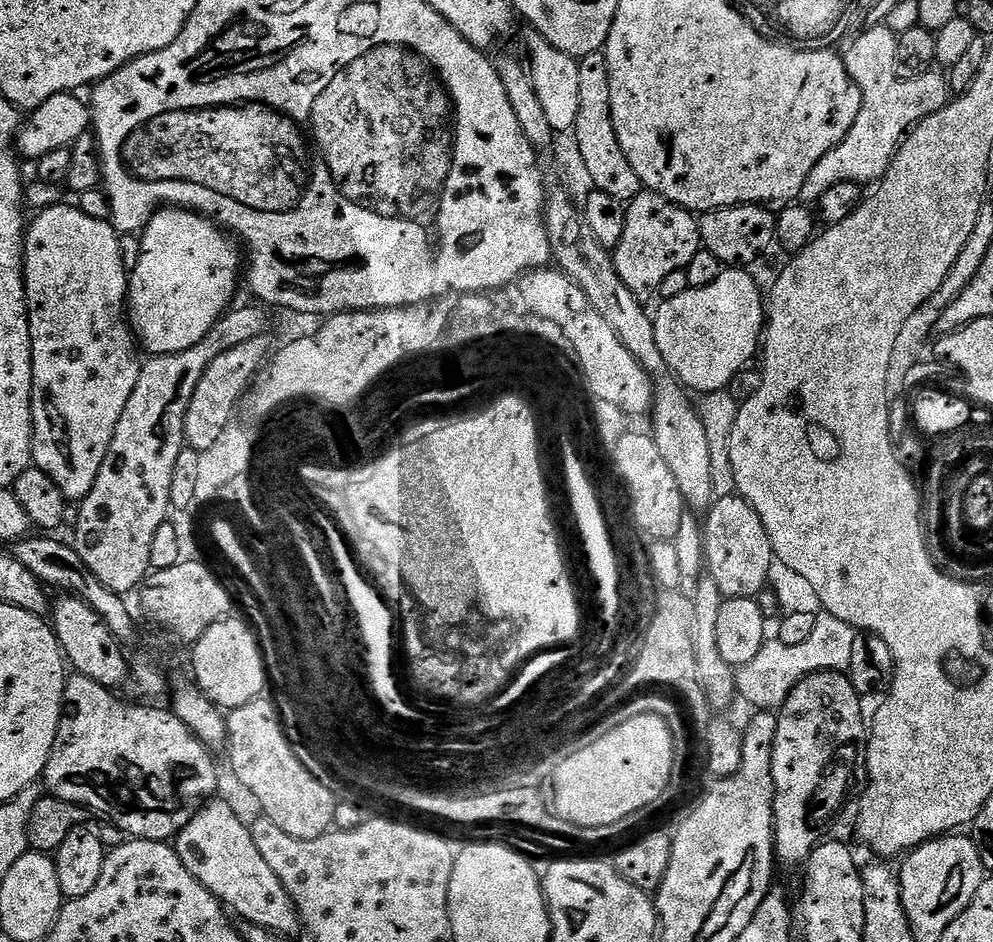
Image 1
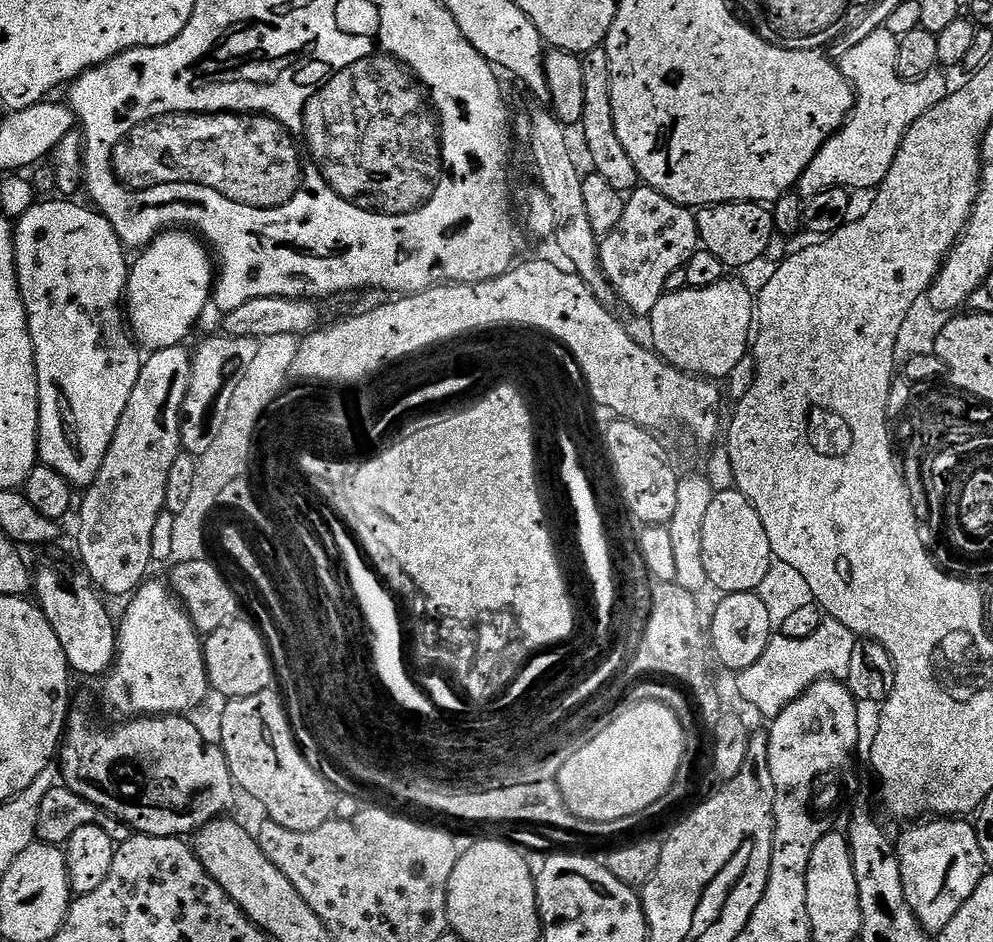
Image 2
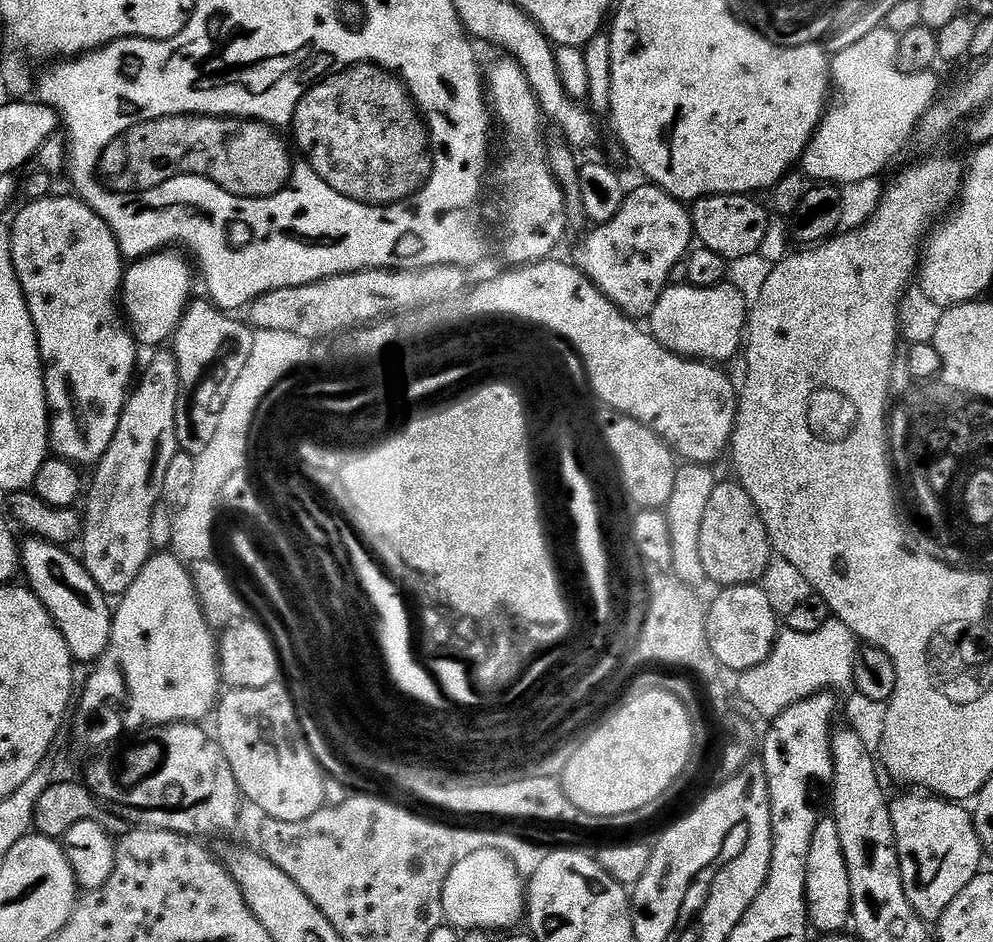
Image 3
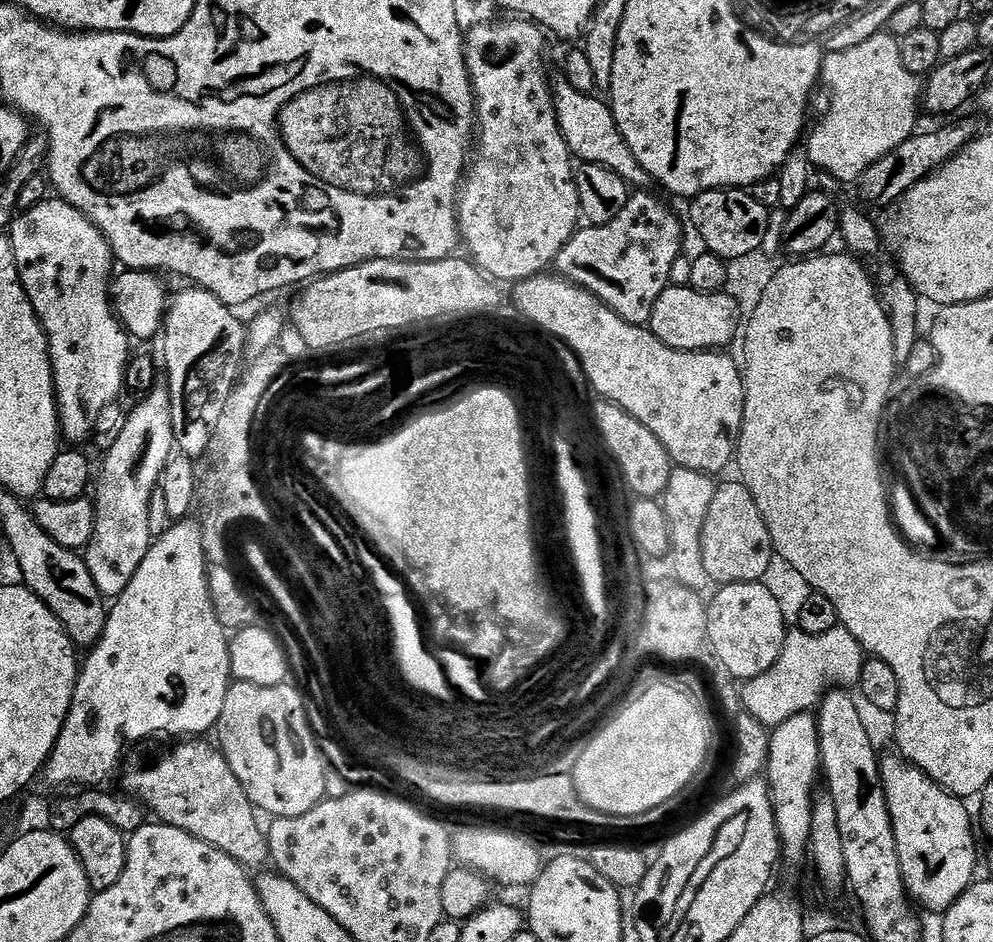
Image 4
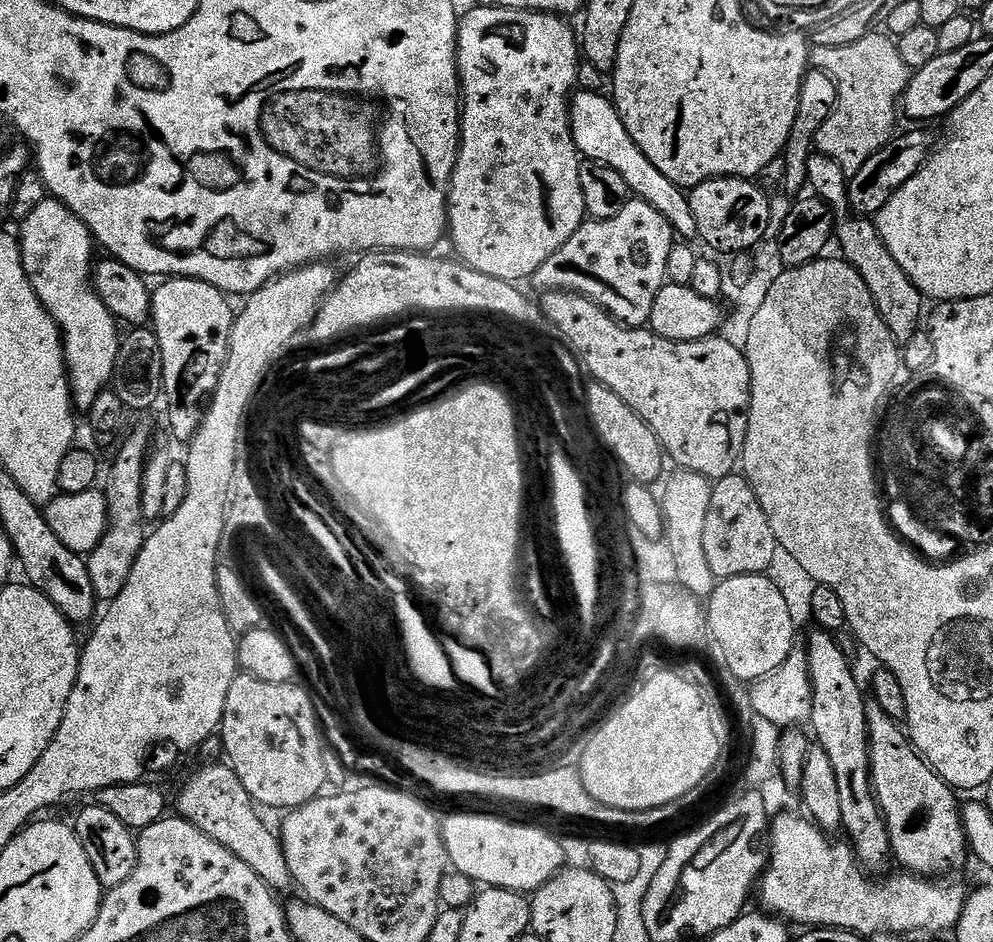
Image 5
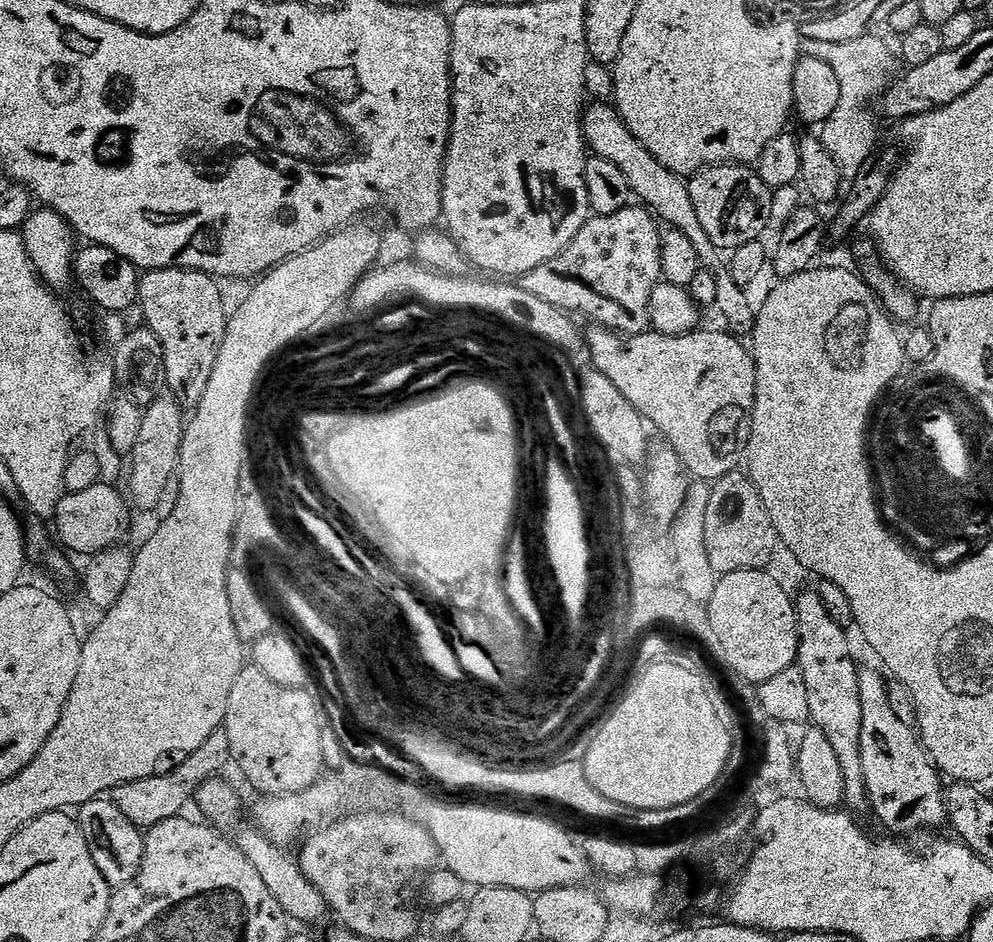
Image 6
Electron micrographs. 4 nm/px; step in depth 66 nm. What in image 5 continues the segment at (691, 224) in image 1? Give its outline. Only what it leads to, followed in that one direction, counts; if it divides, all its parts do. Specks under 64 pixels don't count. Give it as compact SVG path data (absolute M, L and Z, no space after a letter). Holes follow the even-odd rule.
M635 198L629 199L626 206L614 218L609 220L589 219L581 224L580 229L561 246L535 274L530 278L539 290L559 290L561 292L577 292L579 296L590 298L598 307L604 309L608 315L619 320L629 328L643 328L652 319L654 298L668 283L666 261L670 258L670 250L674 243L674 233L670 222L654 206Z

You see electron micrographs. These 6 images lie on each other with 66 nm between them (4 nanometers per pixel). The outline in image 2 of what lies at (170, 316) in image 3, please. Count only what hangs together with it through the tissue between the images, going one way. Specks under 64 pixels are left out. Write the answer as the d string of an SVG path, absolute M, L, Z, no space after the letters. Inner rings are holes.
M169 230L137 256L128 273L126 293L126 320L137 345L153 353L184 344L214 291L214 257L208 245L191 231Z

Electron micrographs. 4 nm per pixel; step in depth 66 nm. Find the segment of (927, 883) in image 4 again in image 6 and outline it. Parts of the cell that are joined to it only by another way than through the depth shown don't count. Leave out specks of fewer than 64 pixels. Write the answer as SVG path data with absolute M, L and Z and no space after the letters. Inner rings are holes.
M863 669L858 682L858 698L862 698L862 774L865 776L867 799L876 811L876 816L885 824L887 831L892 834L920 834L925 830L936 830L946 820L944 811L945 789L940 788L941 773L931 756L924 750L917 729L913 725L900 721L890 707L888 686L885 677L880 677L874 669Z

